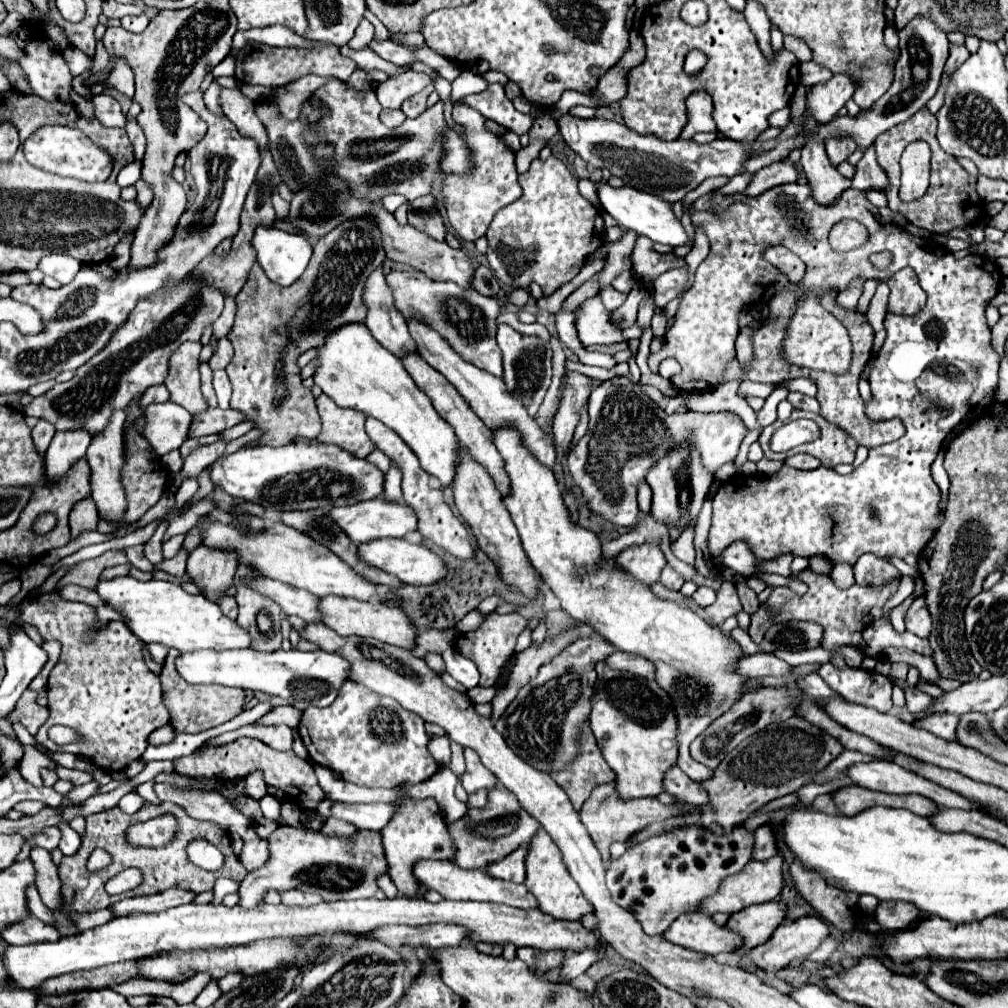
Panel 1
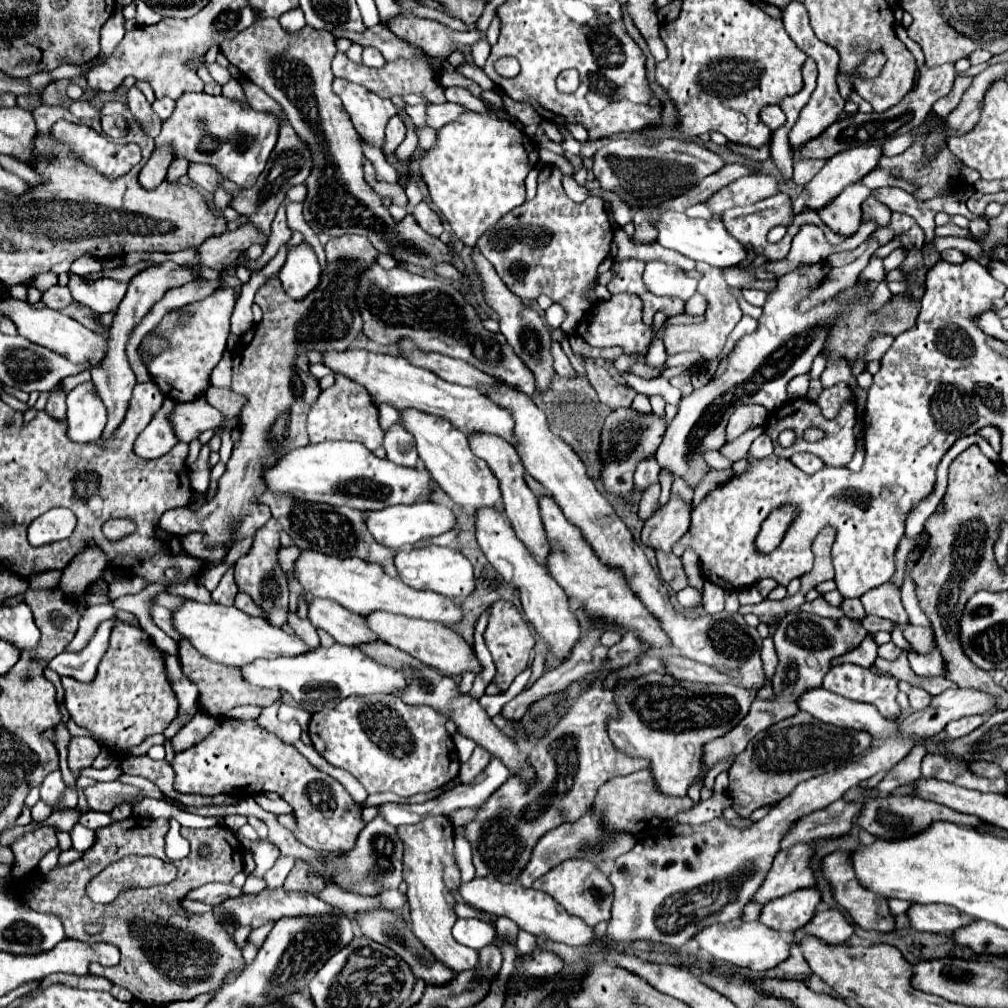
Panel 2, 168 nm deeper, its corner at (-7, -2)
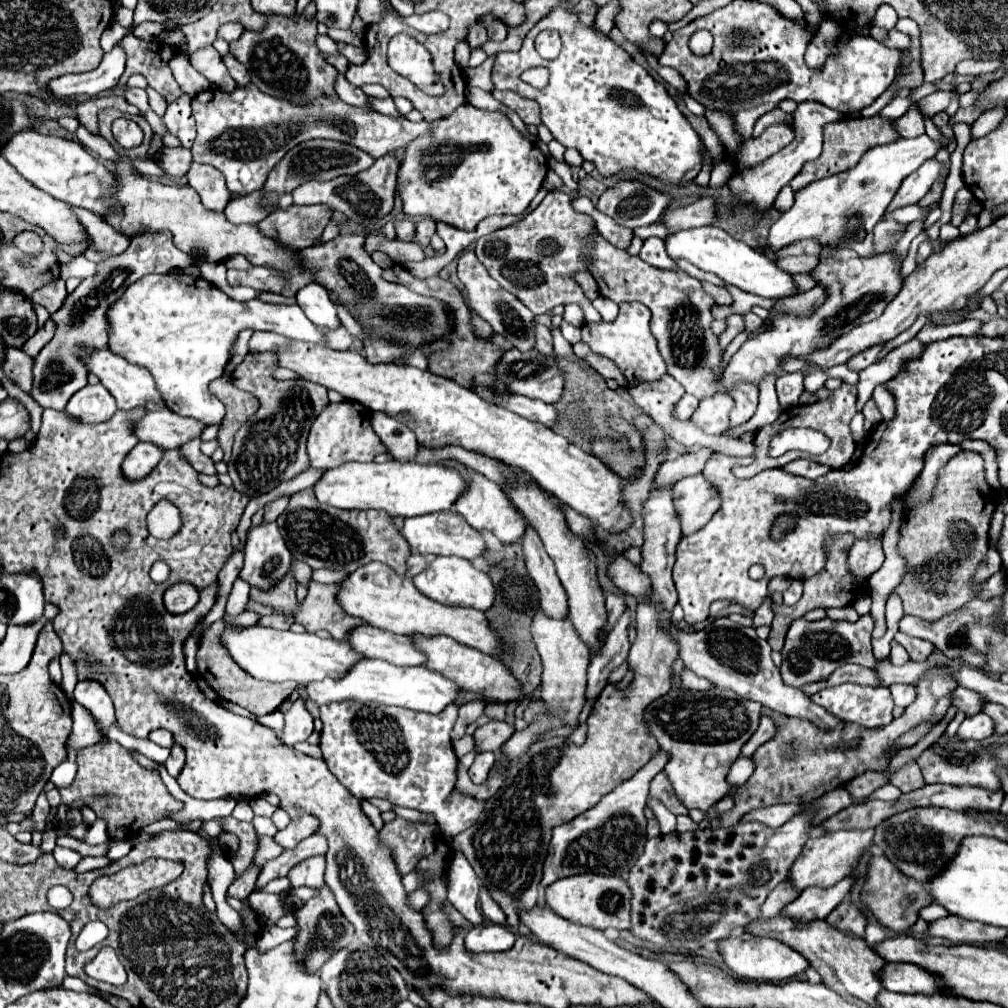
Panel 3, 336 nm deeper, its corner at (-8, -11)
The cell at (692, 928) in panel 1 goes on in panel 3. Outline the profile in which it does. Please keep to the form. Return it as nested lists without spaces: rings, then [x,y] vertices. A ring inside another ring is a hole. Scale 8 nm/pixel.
[[[732,934],[726,940],[722,940],[722,948],[720,954],[724,956],[726,966],[744,980],[758,980],[758,982],[774,982],[774,980],[788,980],[794,978],[798,974],[802,974],[810,964],[808,960],[792,950],[790,946],[786,946],[780,940],[774,938],[758,938],[758,936],[748,936],[748,934]]]

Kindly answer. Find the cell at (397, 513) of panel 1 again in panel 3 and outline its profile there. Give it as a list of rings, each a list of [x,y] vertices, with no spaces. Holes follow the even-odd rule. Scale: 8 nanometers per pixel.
[[[454,510],[424,514],[424,516],[416,516],[416,518],[406,518],[404,528],[402,528],[402,536],[406,538],[406,542],[410,544],[410,548],[414,552],[436,554],[440,558],[464,558],[476,570],[482,572],[482,569],[479,568],[482,568],[482,554],[488,550],[486,540],[476,530],[472,530],[468,526],[468,522],[464,522],[464,518],[460,518],[460,514],[456,514]],[[474,560],[475,562],[471,563]]]

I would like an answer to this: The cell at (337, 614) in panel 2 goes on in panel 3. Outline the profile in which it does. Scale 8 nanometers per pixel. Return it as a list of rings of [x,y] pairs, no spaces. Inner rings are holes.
[[[370,624],[354,628],[348,636],[348,642],[352,644],[354,650],[364,654],[366,658],[380,658],[396,666],[426,664],[422,650],[418,650],[408,636],[392,634],[388,630],[380,630]]]

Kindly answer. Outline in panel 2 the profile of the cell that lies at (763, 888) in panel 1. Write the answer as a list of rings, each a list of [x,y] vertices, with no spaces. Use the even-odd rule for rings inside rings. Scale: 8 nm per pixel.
[[[799,843],[799,845],[793,845],[791,849],[779,851],[777,857],[773,859],[773,867],[769,869],[763,885],[759,887],[759,891],[751,901],[765,905],[773,899],[785,897],[803,887],[813,887],[815,877],[809,867],[809,859],[813,851],[815,851],[813,843],[809,845]]]

